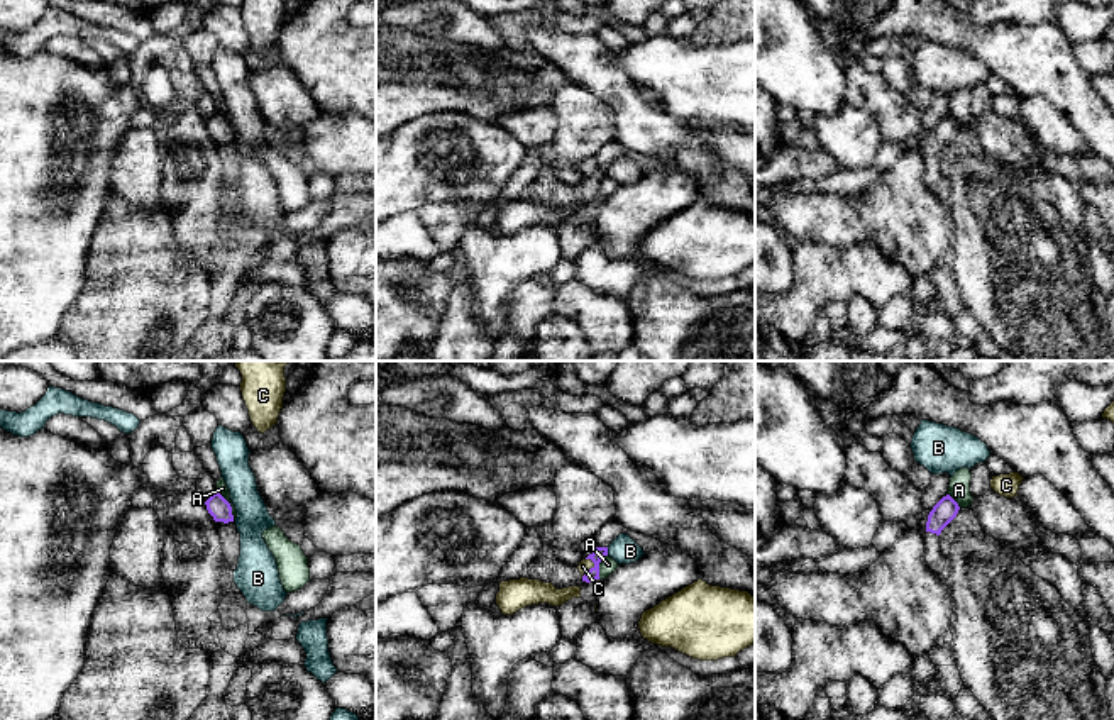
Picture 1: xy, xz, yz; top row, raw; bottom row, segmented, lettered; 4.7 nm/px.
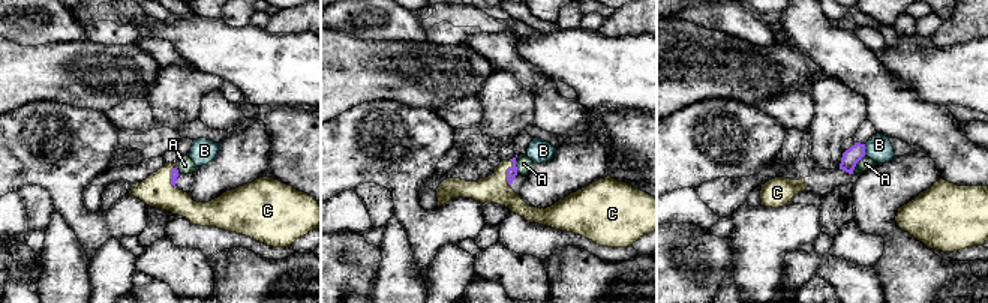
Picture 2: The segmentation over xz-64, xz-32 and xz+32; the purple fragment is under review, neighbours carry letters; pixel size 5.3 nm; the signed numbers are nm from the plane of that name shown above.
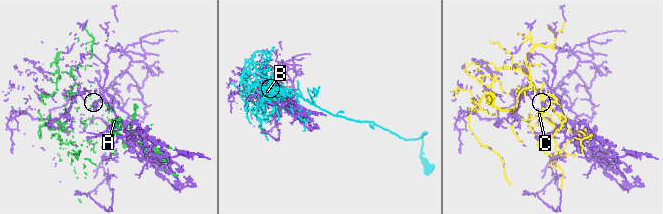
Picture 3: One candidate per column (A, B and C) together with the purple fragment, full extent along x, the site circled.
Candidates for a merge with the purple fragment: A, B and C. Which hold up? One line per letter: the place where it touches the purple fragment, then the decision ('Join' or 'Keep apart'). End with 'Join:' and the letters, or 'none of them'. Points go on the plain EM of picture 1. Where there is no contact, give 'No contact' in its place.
A: Touches purple at xy (229, 126). Keep apart
B: Touches purple at xz (606, 171). Keep apart
C: Touches purple at xz (591, 188). Join
Join: C

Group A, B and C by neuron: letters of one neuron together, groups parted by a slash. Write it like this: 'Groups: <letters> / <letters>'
Groups: A / B / C

